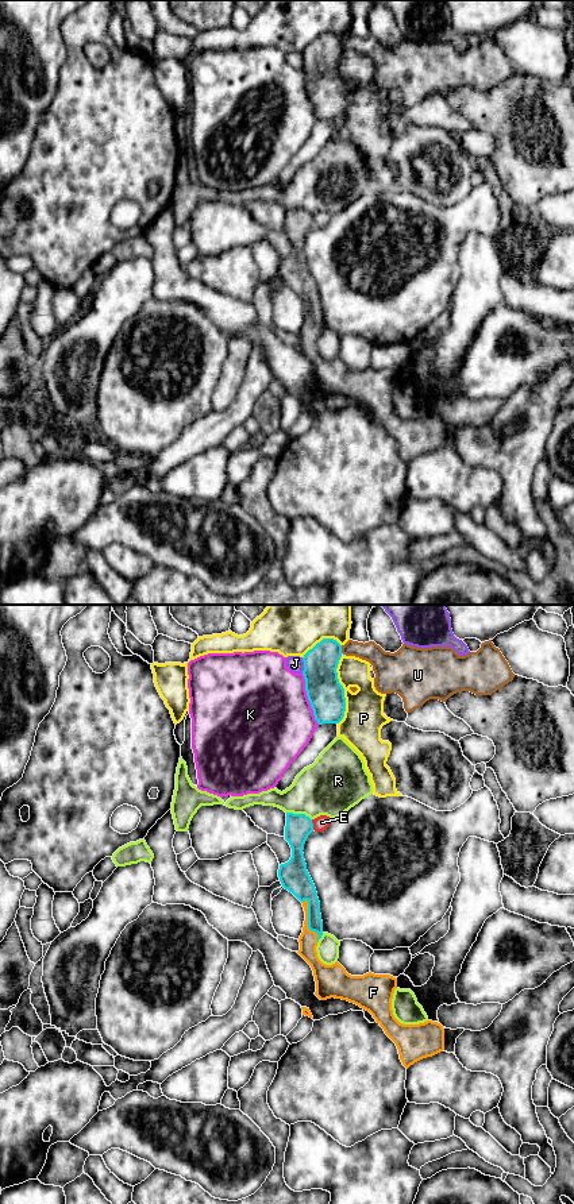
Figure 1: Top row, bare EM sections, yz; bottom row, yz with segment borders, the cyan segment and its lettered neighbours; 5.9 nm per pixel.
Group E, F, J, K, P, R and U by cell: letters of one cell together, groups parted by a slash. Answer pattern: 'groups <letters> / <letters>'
groups E / F / J / K / P / R / U

